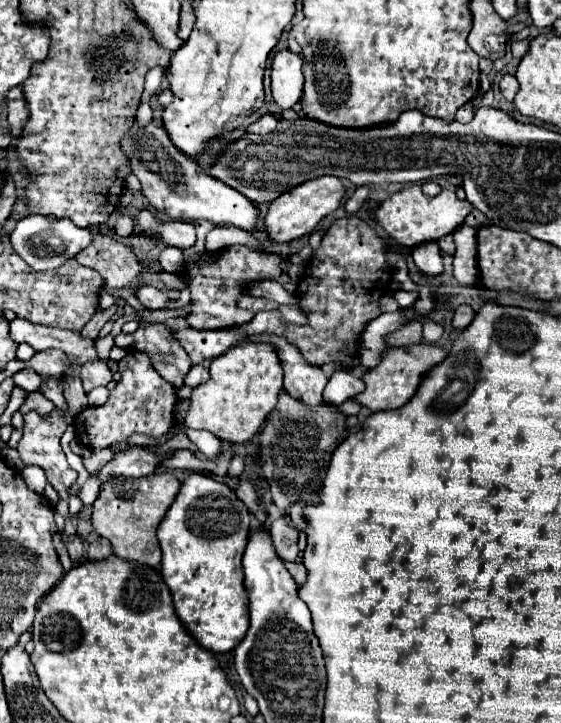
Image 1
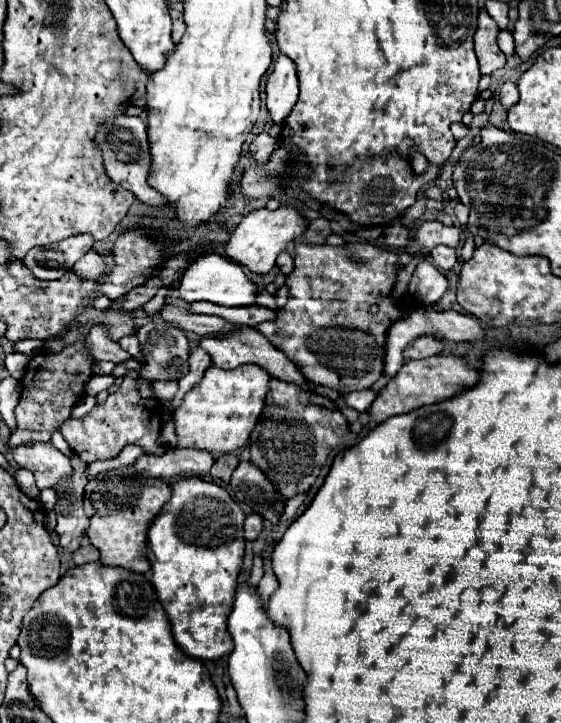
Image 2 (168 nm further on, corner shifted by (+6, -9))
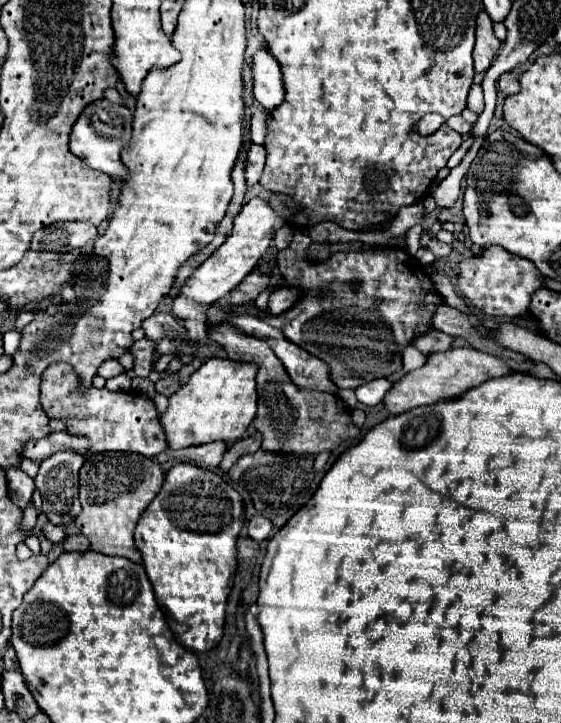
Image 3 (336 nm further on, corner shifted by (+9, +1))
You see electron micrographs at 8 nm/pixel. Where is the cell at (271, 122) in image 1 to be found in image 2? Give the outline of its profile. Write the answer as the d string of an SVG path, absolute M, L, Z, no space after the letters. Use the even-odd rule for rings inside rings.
M267 133L257 135L257 137L253 139L251 147L249 147L251 157L253 157L259 165L261 165L261 163L267 163L273 151L275 151L275 139L273 139L273 137L269 137Z

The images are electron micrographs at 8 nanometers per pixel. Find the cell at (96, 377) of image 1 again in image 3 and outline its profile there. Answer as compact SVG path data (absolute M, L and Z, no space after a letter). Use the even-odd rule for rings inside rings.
M108 359L108 361L104 361L104 365L100 365L100 369L98 369L98 375L104 377L104 379L116 377L116 375L120 375L120 373L124 373L124 367L118 363L118 359Z

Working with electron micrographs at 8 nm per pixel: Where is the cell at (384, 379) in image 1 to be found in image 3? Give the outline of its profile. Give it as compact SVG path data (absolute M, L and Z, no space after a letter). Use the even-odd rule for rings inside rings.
M452 347L444 353L428 355L426 363L422 367L406 373L400 381L396 381L392 385L392 389L386 393L382 403L392 415L400 415L414 407L420 407L420 405L432 405L440 399L458 397L464 391L478 387L480 383L484 383L492 377L502 377L506 373L510 373L510 367L498 357L492 357L492 355L472 349L472 347Z

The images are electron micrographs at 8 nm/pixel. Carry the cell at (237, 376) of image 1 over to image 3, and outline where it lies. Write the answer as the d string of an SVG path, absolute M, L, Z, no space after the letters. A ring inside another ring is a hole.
M222 357L208 359L190 375L188 383L168 399L168 409L160 417L168 445L182 449L212 441L238 441L256 415L256 399L256 363Z

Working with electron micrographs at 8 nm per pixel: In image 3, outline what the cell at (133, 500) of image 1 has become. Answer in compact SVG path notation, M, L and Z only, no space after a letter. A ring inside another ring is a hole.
M88 453L80 469L80 503L82 513L76 525L90 539L94 551L104 555L126 557L142 563L142 555L134 545L134 529L142 511L150 505L164 483L164 473L158 463L138 453Z

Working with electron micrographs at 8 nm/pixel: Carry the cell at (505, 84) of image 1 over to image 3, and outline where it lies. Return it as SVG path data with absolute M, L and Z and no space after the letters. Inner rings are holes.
M504 73L500 75L498 79L498 87L504 95L512 95L512 93L518 93L520 91L520 83L518 83L518 77L514 73Z

